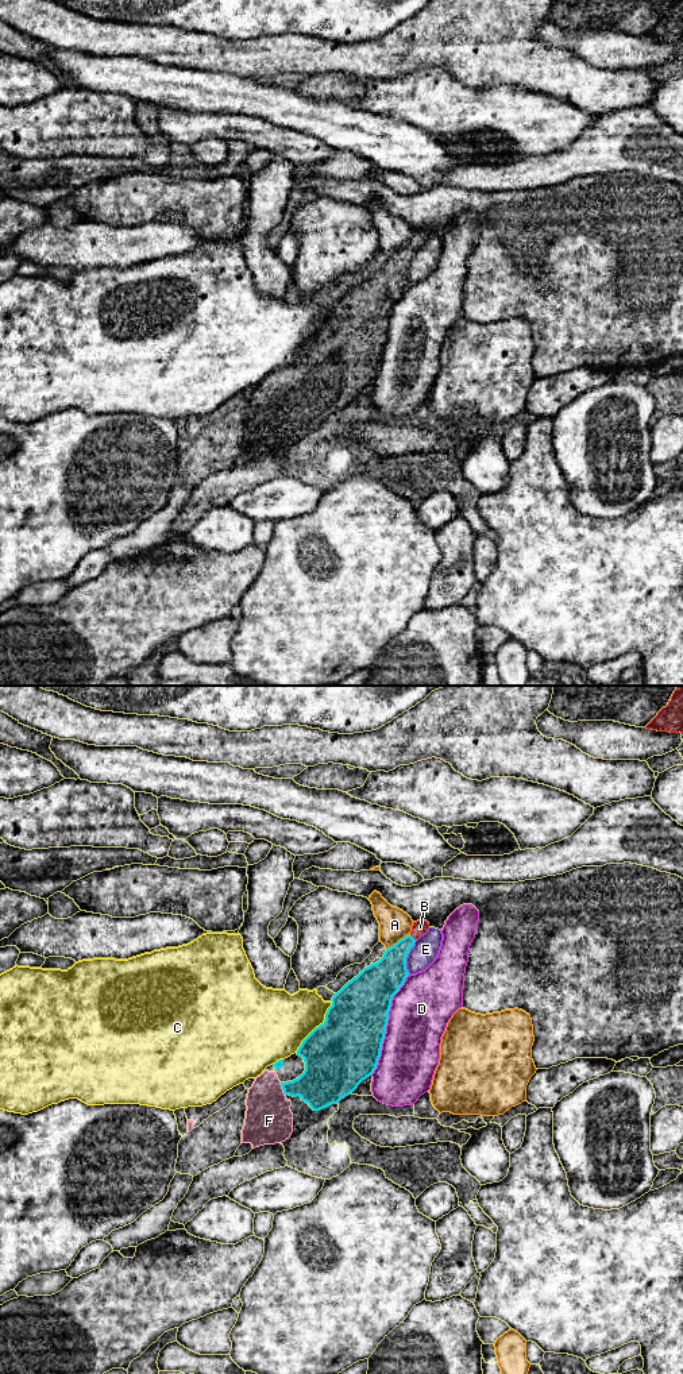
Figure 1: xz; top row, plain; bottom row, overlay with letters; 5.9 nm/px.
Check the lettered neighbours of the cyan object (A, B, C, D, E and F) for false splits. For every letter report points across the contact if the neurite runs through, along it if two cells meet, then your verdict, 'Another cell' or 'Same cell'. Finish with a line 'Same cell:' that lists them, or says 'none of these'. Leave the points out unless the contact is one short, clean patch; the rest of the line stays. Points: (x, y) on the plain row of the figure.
A: Another cell
B: Path across: xz (390, 281), (394, 266), (412, 246), (420, 236). Same cell
C: Another cell
D: Another cell
E: Boundary: xz (416, 249), (406, 266), (408, 282). Another cell
F: Path across: xz (323, 392), (315, 396), (282, 397), (269, 410), (269, 429). Same cell
Same cell: B, F

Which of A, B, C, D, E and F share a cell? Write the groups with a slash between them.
A / B F / C / D / E

